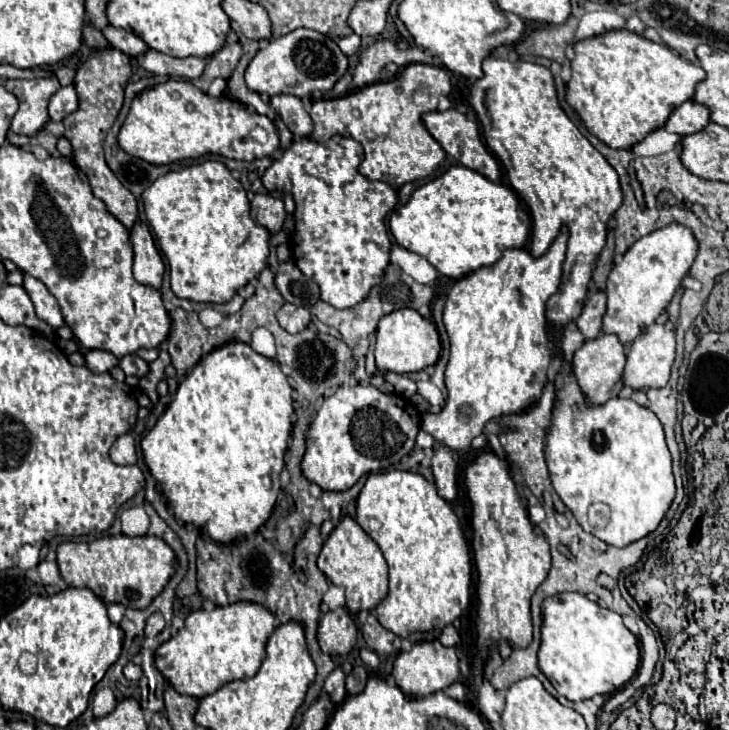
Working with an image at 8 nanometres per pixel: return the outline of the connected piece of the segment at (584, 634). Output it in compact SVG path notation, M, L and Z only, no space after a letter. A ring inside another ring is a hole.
M560 593L542 603L542 641L538 649L540 671L556 685L556 691L570 701L592 699L594 695L612 695L622 689L636 673L640 663L640 647L636 635L624 625L616 611L602 609L582 593Z

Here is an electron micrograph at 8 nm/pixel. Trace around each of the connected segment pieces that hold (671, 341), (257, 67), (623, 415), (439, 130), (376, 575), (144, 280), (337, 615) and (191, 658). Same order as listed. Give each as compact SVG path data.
M652 323L646 327L628 347L626 351L626 369L624 369L624 385L630 385L632 389L648 389L648 387L664 387L670 377L670 369L674 365L676 355L676 337L674 329L666 323Z
M296 29L284 37L270 39L268 47L256 53L246 69L246 85L250 91L260 95L264 93L268 97L286 93L302 99L330 91L346 71L348 57L332 39L320 35L314 29Z
M560 353L558 357L562 359L562 387L558 391L558 403L552 409L544 445L550 481L584 531L616 547L630 545L658 527L676 495L672 455L664 439L664 427L658 421L656 413L652 413L648 407L638 405L632 399L614 397L608 399L604 405L588 403L574 379L572 363L566 361Z
M450 109L450 111L444 111L444 113L432 111L432 113L426 113L422 119L424 119L426 129L442 145L442 149L448 155L456 157L464 167L468 167L472 171L478 171L480 175L484 175L490 181L498 181L502 177L500 163L498 163L498 159L492 153L488 153L488 149L486 149L486 145L482 141L482 135L480 135L480 127L478 127L476 121L468 119L466 115L458 113L456 109Z
M344 517L340 525L330 533L318 557L318 567L324 571L332 585L340 585L346 591L346 607L352 613L362 609L372 611L388 595L388 565L380 547L372 537L352 519Z
M136 223L132 229L134 245L134 277L138 283L152 289L160 289L164 275L164 261L154 245L154 239L144 223Z
M344 607L328 611L318 625L320 649L328 655L352 653L356 647L356 633L358 629Z
M240 601L234 605L216 606L212 611L208 609L192 611L186 617L184 627L172 639L168 639L156 649L156 667L178 693L202 699L230 681L254 677L266 657L266 641L272 635L272 631L274 631L274 615L266 607L256 603Z

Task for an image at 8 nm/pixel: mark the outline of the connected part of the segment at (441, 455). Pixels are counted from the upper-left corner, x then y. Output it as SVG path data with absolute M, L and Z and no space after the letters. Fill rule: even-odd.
M434 447L432 471L434 471L438 495L444 501L454 501L458 497L458 463L450 449Z

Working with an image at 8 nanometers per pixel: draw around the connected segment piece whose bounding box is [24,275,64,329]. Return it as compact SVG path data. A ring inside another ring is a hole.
M24 275L24 289L28 291L34 307L36 307L36 315L38 319L46 321L52 329L58 329L64 325L64 317L60 313L60 305L54 299L52 293L48 293L46 285L30 275Z

